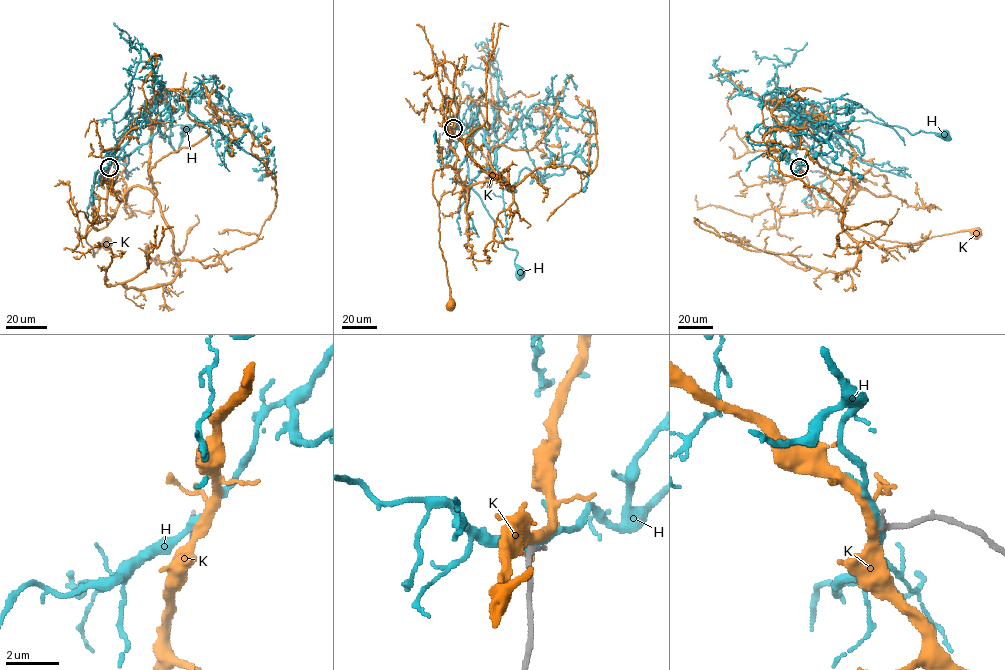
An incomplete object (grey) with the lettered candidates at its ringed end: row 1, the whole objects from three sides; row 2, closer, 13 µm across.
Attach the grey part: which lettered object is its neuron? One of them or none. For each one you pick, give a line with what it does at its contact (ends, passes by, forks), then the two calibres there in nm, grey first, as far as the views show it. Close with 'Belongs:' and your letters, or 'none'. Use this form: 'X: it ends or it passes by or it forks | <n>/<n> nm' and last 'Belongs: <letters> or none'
Belongs: none

